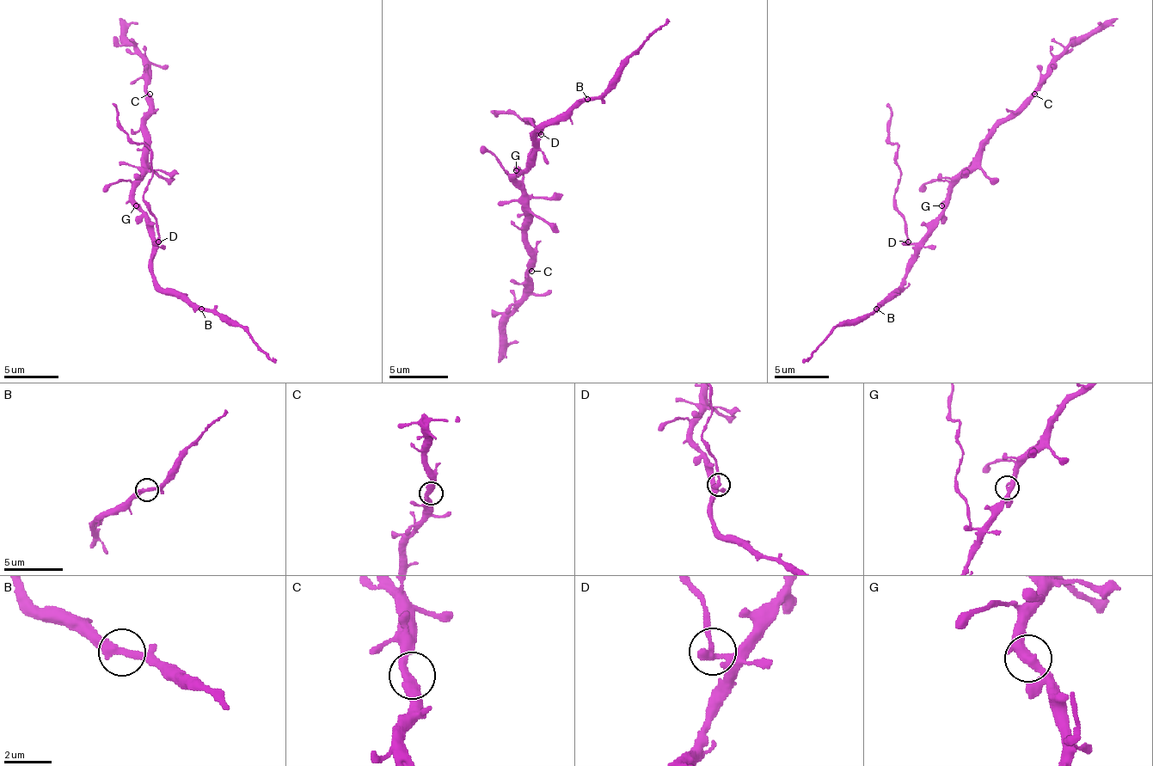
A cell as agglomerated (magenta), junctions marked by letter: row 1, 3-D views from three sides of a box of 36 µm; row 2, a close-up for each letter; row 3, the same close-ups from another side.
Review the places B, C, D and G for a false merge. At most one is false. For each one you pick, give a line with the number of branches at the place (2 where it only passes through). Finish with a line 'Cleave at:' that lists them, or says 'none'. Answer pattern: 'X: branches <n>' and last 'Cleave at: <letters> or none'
D: branches 2
Cleave at: D

